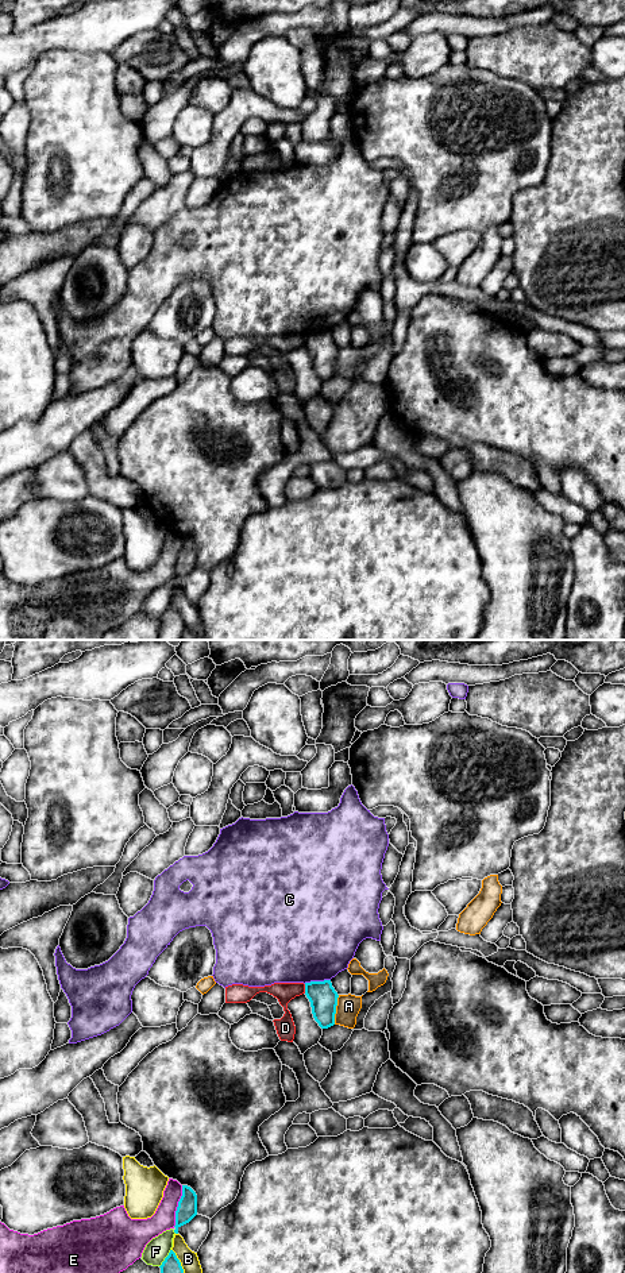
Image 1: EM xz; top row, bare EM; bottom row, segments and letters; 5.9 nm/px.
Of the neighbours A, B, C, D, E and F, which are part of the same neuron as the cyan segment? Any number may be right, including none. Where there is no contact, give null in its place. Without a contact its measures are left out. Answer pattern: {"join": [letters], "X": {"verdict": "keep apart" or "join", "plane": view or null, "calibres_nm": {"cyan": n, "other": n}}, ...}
{"join": [], "A": {"verdict": "keep apart", "plane": "xz", "calibres_nm": {"cyan": 170, "other": 140}}, "B": {"verdict": "keep apart", "plane": "xz", "calibres_nm": {"cyan": 140, "other": 110}}, "C": {"verdict": "keep apart", "plane": "xz", "calibres_nm": {"cyan": 170, "other": 500}}, "D": {"verdict": "keep apart", "plane": "xz", "calibres_nm": {"cyan": 170, "other": 110}}, "E": {"verdict": "keep apart", "plane": "xz", "calibres_nm": {"cyan": 120, "other": 140}}, "F": {"verdict": "keep apart", "plane": "xz", "calibres_nm": {"cyan": 140, "other": 140}}}

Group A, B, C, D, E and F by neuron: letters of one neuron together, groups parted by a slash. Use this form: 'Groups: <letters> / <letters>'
Groups: A / B / C / D / E / F

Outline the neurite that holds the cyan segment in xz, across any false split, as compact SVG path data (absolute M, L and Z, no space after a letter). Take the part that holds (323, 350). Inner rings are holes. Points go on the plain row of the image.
M331 332L305 335L305 347L319 378L321 381L333 378L339 347Z

